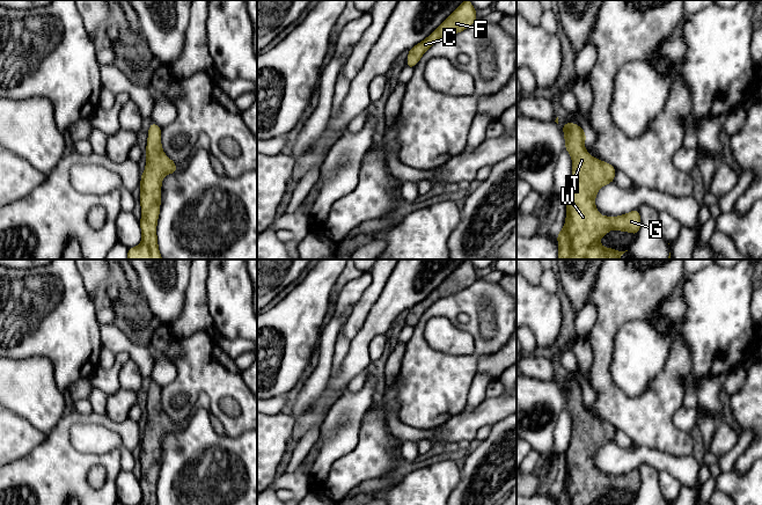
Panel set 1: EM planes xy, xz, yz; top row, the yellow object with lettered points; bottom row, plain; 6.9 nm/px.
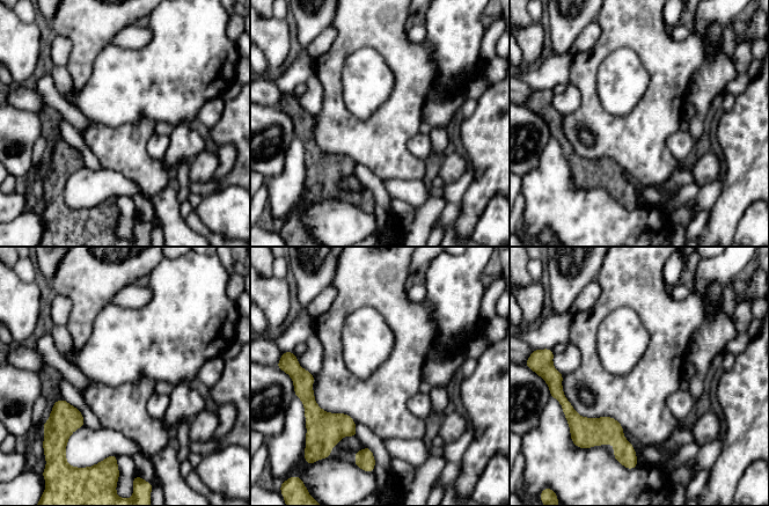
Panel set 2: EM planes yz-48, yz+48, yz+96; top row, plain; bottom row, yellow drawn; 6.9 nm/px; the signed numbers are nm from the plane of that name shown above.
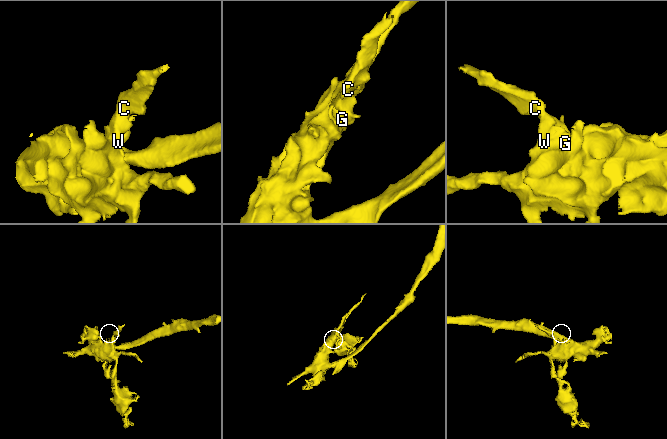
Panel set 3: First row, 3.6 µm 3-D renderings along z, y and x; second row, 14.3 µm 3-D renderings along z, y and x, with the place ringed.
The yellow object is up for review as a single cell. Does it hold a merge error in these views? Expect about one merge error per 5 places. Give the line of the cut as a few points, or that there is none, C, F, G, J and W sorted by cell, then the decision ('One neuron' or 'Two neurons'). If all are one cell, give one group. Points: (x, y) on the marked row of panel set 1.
No split. Groups: C F G J W. One neuron

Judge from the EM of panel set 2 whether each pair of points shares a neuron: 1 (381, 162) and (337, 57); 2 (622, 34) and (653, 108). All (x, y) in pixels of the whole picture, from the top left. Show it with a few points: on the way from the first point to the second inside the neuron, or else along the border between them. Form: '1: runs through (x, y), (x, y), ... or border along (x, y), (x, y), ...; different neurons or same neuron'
1: runs through (354, 136), (332, 112), (332, 83); same neuron
2: runs through (642, 48), (657, 63), (657, 88); same neuron

